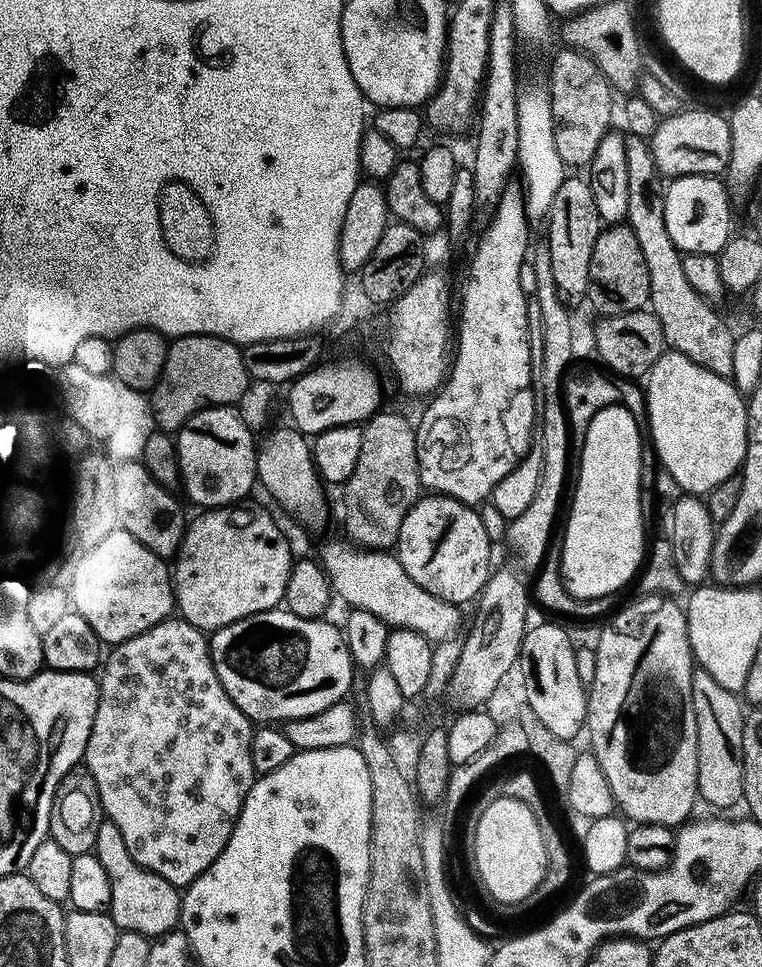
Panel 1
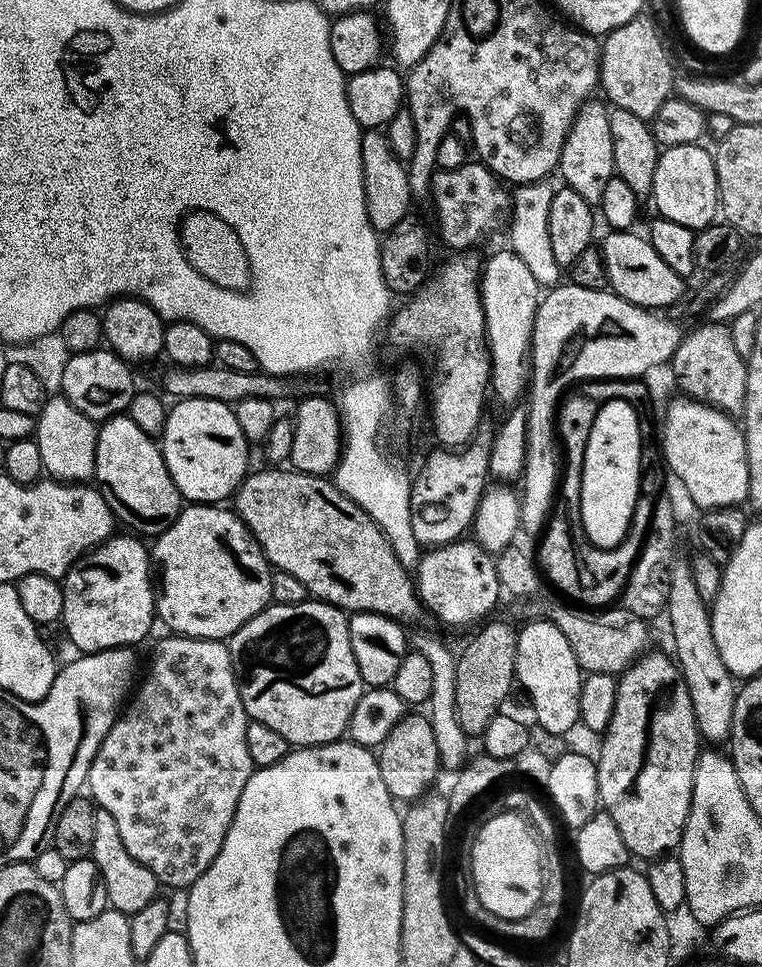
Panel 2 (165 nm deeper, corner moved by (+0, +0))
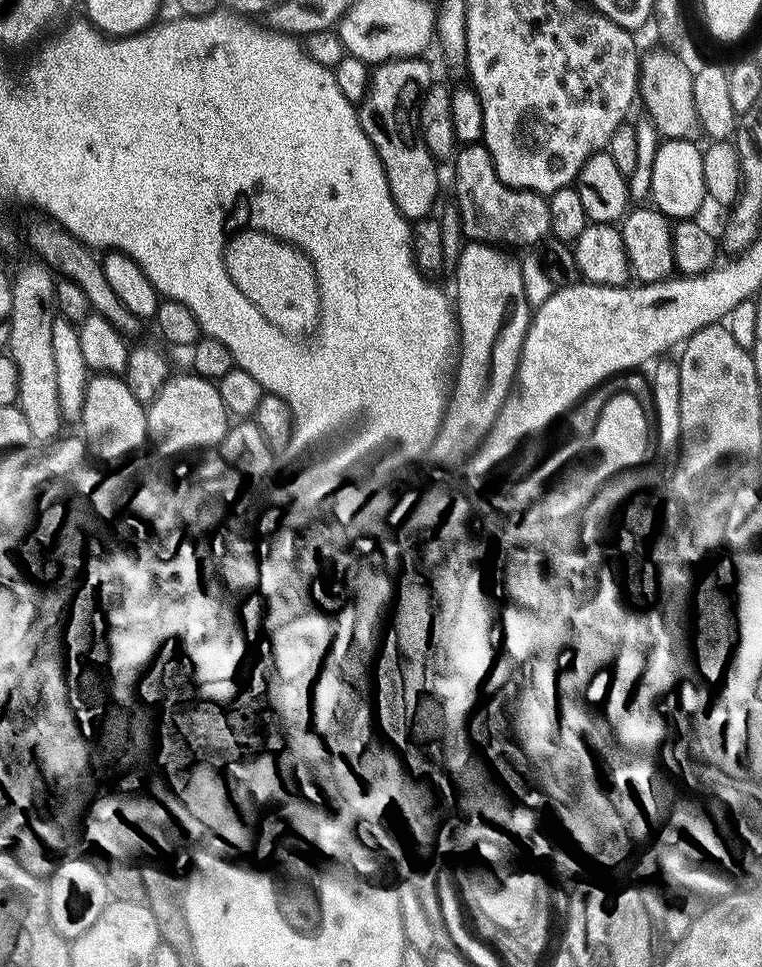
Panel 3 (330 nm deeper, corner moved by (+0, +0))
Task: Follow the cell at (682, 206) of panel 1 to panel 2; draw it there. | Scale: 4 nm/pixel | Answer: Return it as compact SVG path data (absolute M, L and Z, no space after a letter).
M703 143L673 144L665 147L658 158L658 166L654 170L654 182L652 183L651 203L656 203L656 208L661 217L670 222L678 222L682 226L693 230L708 227L717 219L720 207L720 191L718 190L718 178L716 177L716 161L713 153L704 149Z

